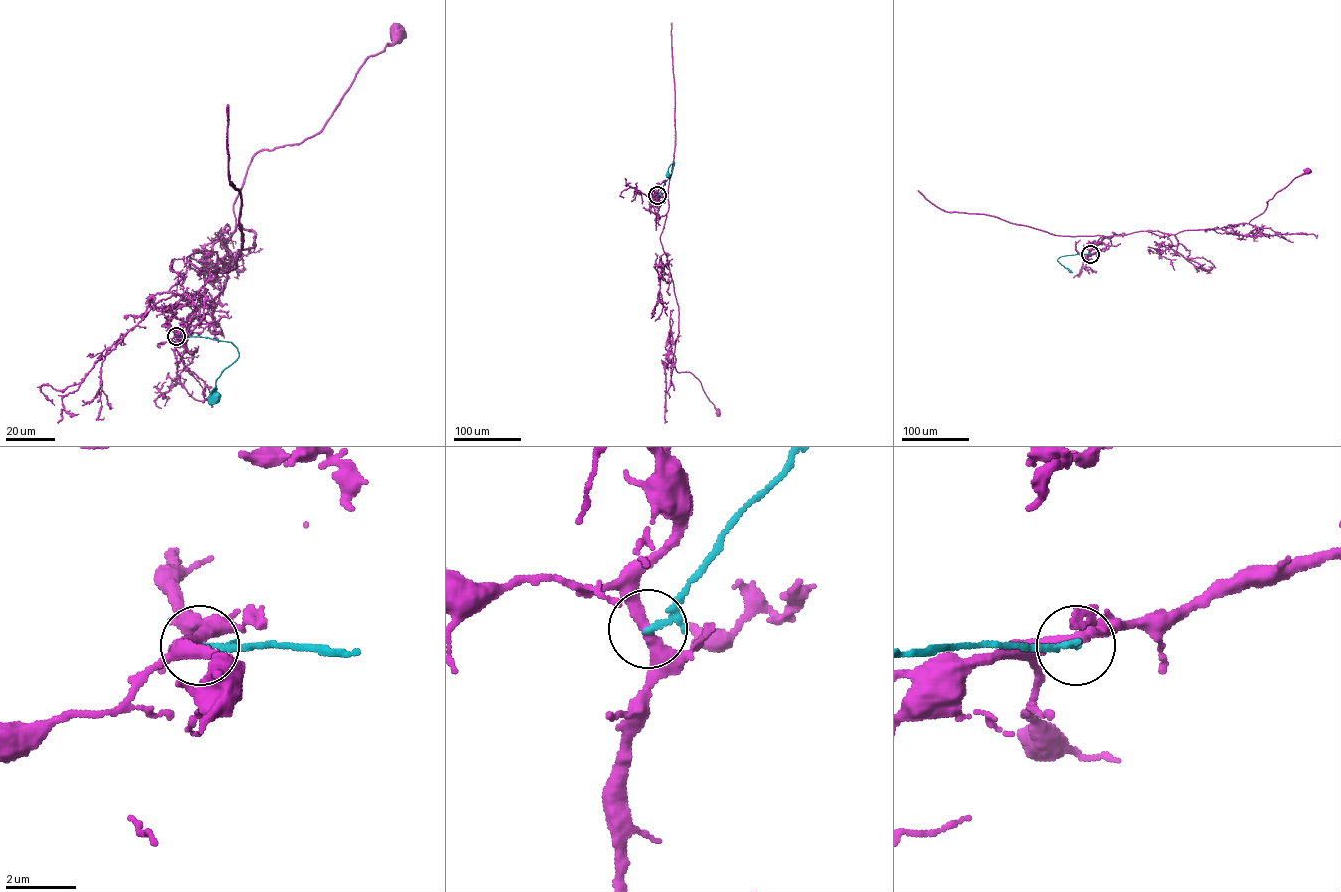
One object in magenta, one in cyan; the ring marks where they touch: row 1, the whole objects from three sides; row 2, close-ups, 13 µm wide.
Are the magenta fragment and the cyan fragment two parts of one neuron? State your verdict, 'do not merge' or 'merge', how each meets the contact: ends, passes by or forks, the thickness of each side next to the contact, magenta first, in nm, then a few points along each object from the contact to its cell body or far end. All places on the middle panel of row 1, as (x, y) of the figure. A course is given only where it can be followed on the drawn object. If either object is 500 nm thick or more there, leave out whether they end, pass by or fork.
do not merge | magenta passes by | cyan ends | 340/160 nm | magenta via (657, 195), (653, 208), (666, 215), (660, 240), (679, 310), (673, 361), (677, 372), (698, 379), (718, 411) | cyan via (657, 195), (674, 162), (668, 167), (668, 175)

